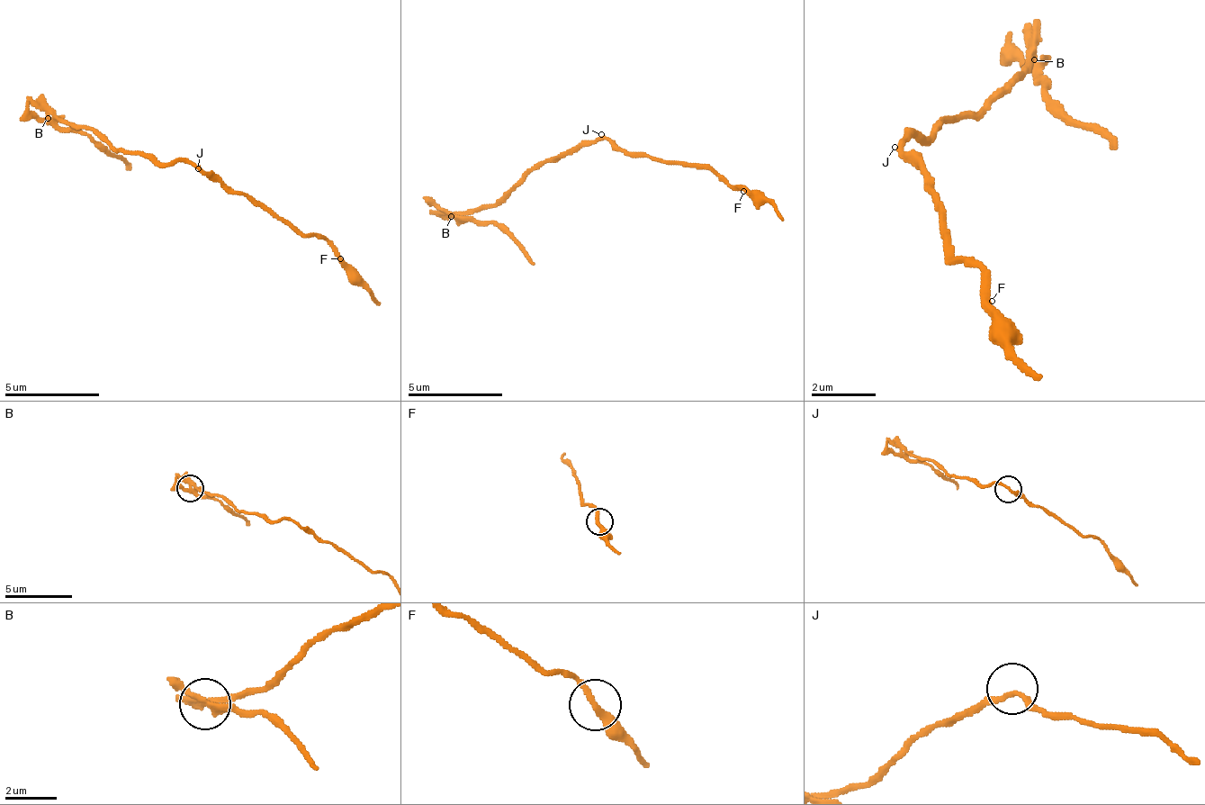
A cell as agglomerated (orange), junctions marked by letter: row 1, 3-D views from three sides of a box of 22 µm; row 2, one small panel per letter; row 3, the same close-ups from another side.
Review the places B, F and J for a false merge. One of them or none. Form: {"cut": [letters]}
{"cut": ["B"]}

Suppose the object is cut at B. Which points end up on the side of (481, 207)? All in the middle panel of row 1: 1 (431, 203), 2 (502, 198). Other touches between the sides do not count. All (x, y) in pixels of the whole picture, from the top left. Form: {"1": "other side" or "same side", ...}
{"1": "other side", "2": "same side"}

